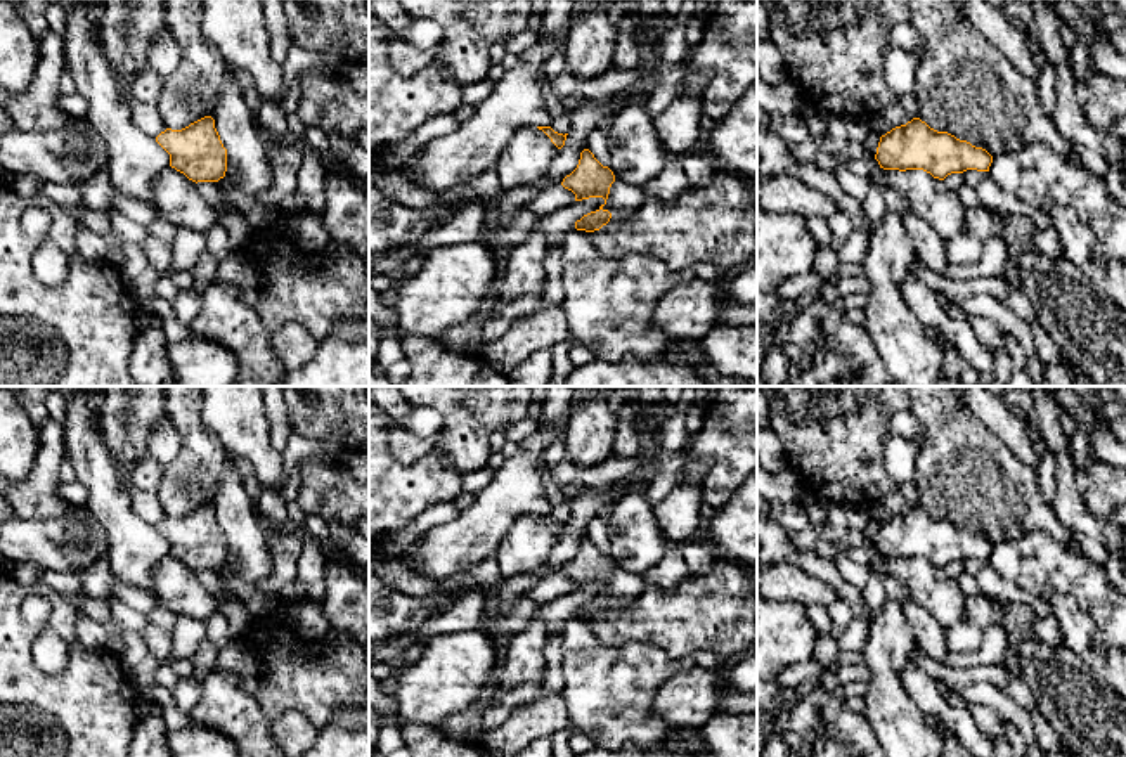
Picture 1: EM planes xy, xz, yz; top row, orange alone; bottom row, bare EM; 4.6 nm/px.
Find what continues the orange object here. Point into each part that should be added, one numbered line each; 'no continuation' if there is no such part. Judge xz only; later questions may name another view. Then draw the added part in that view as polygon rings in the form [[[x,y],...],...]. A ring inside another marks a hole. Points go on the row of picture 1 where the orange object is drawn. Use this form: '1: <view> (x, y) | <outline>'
1: xz (622, 200) | [[[615,178],[603,210],[612,213],[610,222],[618,222],[629,217],[643,199],[644,192],[641,185],[629,185]]]

